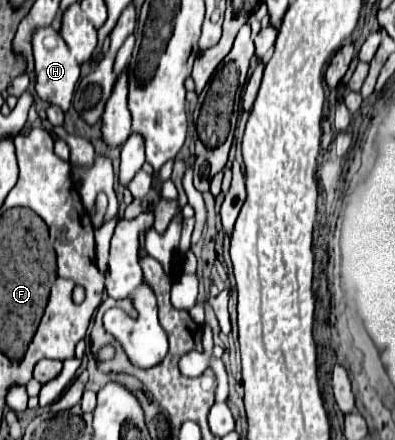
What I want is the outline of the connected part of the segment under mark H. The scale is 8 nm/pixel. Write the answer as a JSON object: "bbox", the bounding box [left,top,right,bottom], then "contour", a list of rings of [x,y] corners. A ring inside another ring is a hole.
{"bbox":[33,26,81,112],"contour":[[[51,26],[37,30],[33,34],[33,56],[35,56],[35,92],[37,96],[67,112],[71,106],[75,84],[81,74],[81,68],[75,56],[69,52],[65,40]]]}

